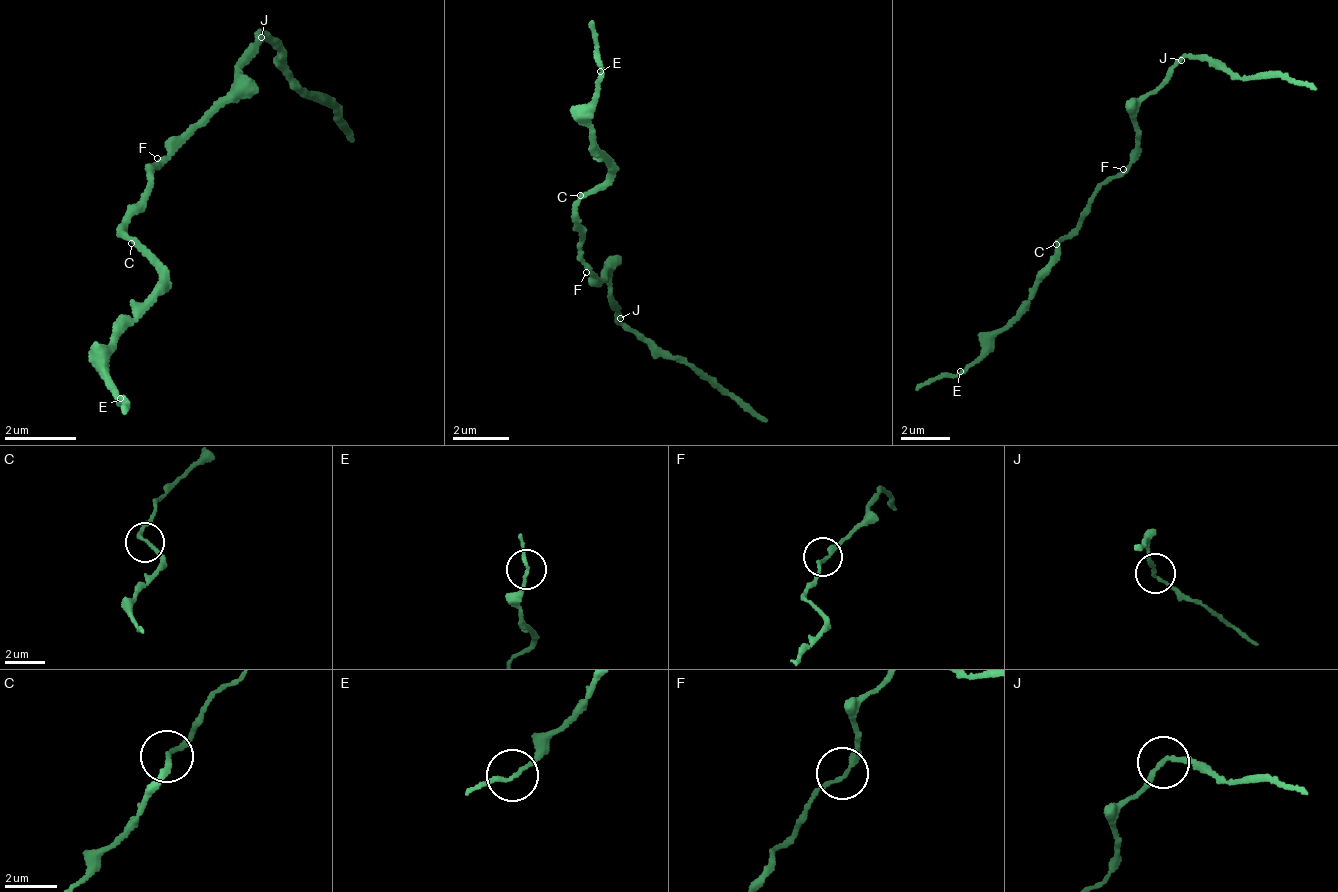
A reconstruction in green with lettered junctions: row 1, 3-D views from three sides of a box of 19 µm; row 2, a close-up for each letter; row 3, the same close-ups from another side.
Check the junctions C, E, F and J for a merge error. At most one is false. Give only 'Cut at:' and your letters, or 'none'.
Cut at: J

